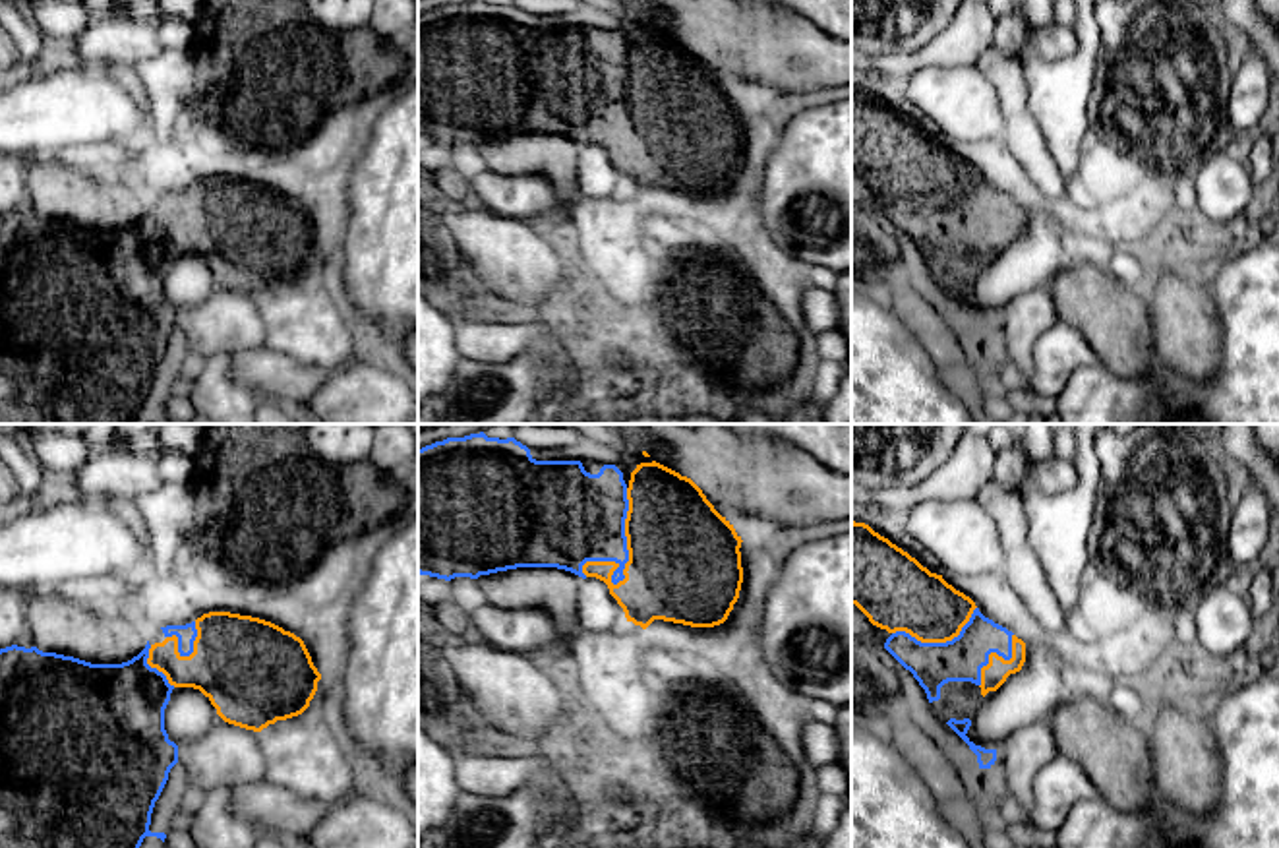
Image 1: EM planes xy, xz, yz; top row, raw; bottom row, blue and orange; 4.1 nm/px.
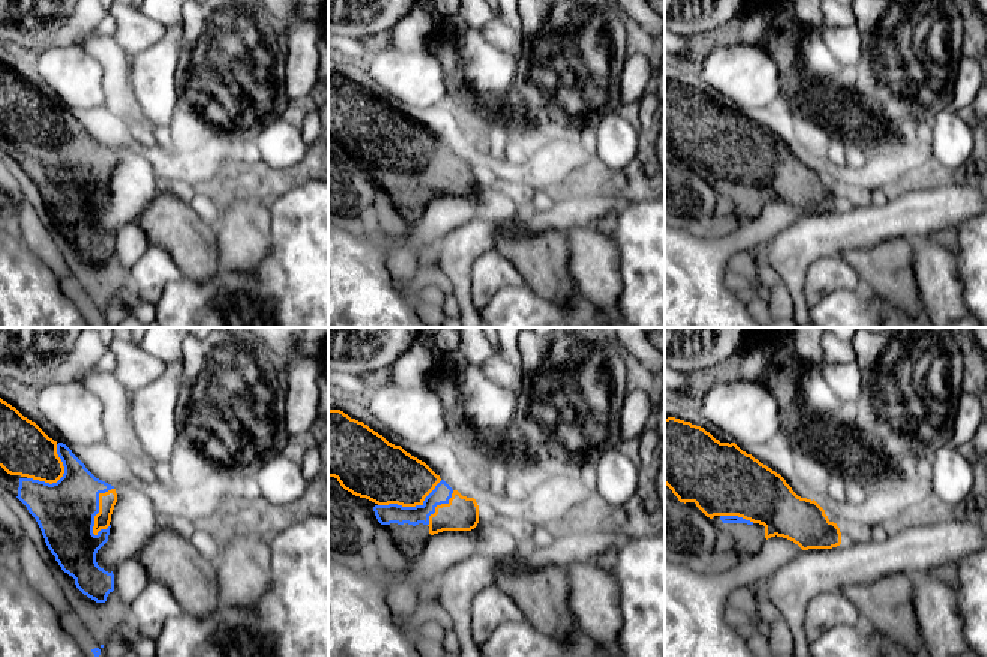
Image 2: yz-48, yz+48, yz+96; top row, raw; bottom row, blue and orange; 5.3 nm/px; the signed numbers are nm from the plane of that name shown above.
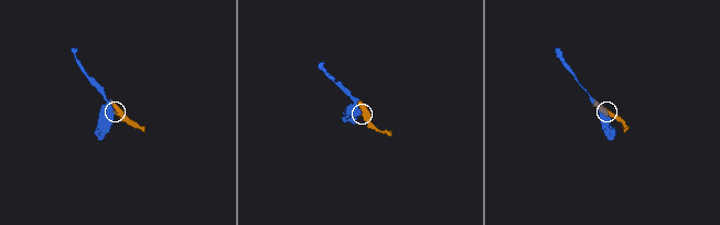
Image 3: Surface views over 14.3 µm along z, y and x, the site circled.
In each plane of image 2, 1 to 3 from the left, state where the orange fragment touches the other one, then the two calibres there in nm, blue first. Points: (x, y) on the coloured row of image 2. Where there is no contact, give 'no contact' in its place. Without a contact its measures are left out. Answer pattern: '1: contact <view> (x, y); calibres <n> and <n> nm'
1: contact yz-48 (98, 509); calibres 320 and 90 nm
2: contact yz+48 (411, 507); calibres 110 and 320 nm
3: contact yz+96 (737, 516); calibres 50 and 380 nm

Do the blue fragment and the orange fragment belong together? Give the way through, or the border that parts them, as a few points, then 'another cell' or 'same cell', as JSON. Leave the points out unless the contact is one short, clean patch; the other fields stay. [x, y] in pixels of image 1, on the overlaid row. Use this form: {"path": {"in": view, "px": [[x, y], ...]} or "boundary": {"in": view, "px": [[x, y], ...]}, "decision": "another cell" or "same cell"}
{"decision": "same cell"}

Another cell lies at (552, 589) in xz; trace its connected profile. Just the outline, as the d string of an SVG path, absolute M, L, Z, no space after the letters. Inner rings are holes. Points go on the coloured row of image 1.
M517 567L480 575L478 585L488 604L497 608L548 610L559 631L575 637L579 627L579 587L582 577L557 567Z

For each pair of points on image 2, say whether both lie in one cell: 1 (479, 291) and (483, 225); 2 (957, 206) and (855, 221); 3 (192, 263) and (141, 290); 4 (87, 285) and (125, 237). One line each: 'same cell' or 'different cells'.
1: different cells
2: same cell
3: different cells
4: same cell

